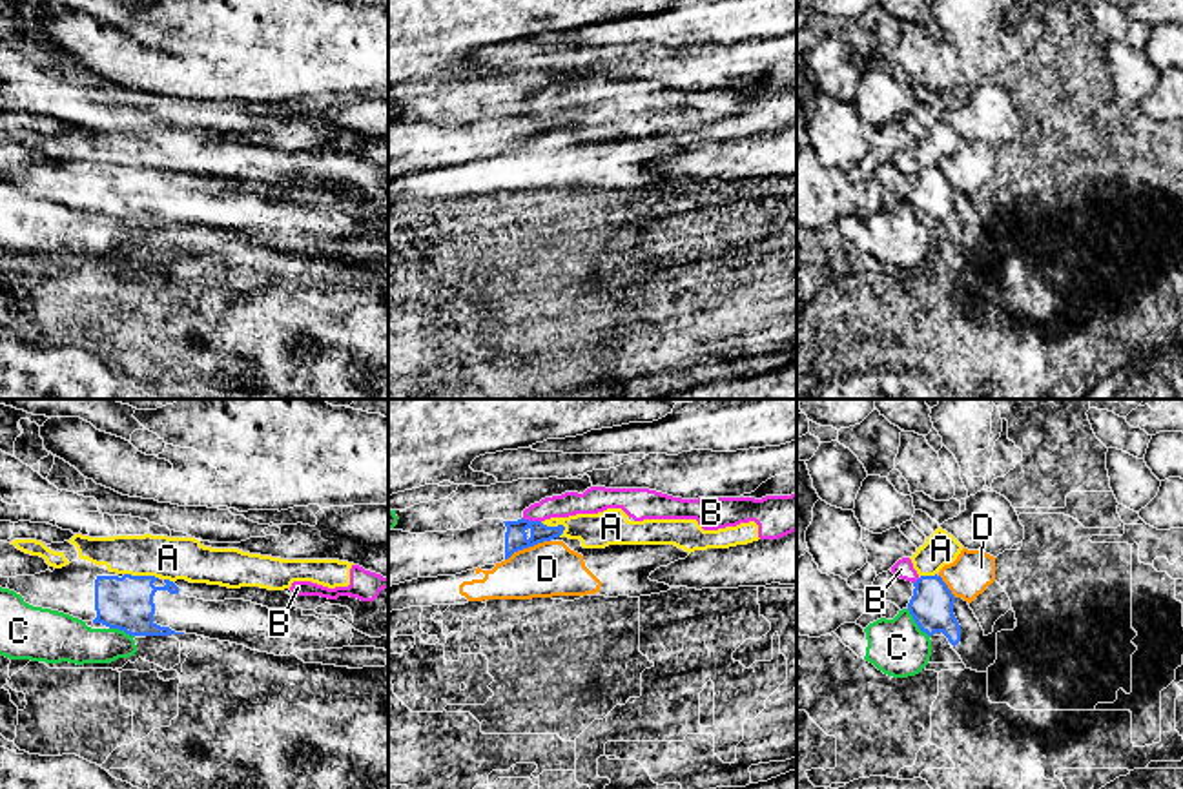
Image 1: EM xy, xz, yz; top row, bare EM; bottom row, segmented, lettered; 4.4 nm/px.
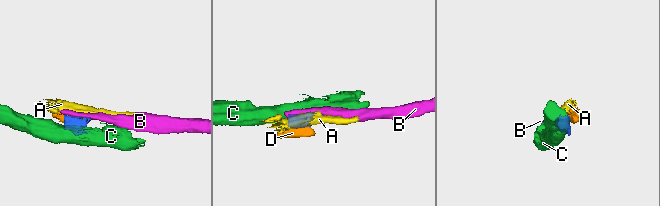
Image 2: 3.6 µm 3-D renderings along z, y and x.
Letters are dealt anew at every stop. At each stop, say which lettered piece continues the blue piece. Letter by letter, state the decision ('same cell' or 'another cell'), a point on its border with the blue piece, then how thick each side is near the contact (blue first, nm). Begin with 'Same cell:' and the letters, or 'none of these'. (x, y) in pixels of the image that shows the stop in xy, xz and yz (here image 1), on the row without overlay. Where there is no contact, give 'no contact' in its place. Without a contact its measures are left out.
Same cell: none of these
A: another cell | xy (141, 168) | 240/190 nm
B: another cell | xz (531, 113) | 100/110 nm
C: another cell | yz (915, 214) | 190/260 nm
D: another cell | xz (527, 139) | 100/240 nm

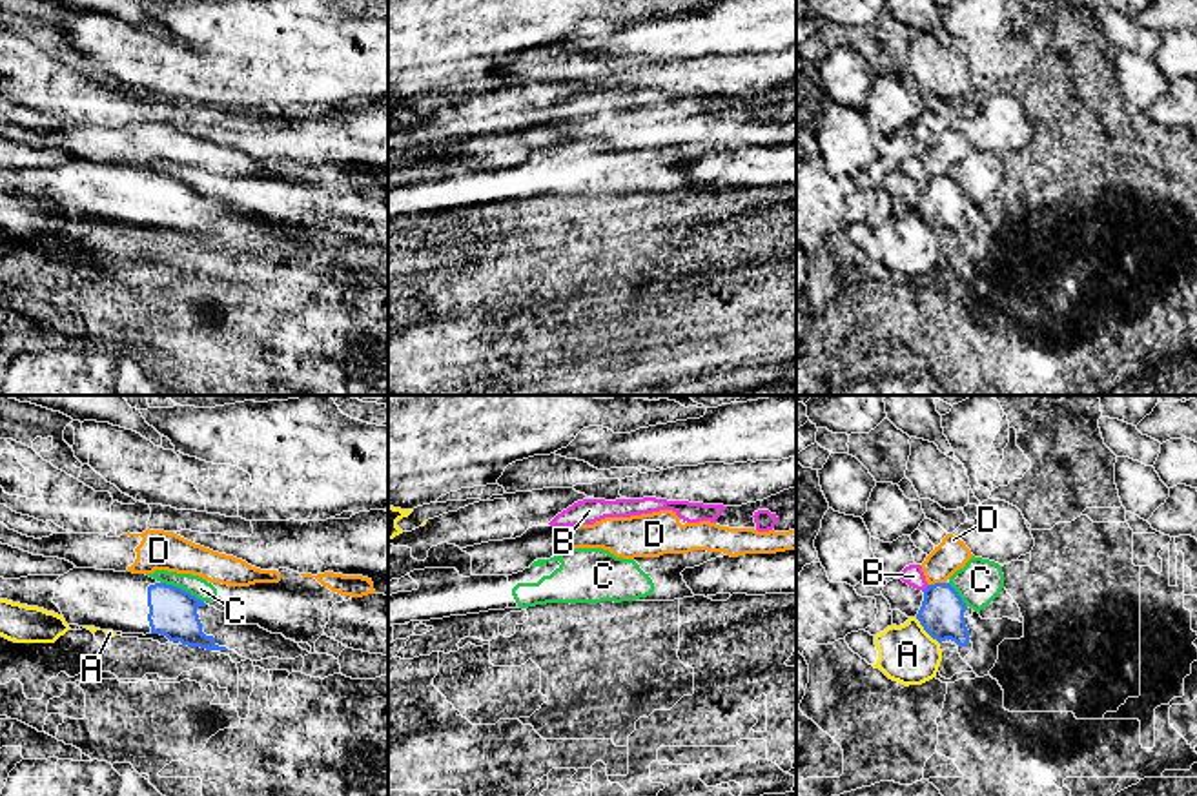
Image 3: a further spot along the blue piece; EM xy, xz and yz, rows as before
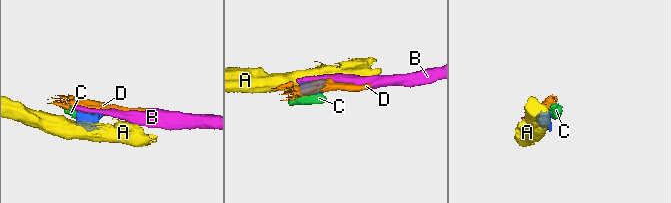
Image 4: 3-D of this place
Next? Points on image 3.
Same cell: none of these
A: another cell | yz (926, 223) | 190/260 nm
B: another cell | yz (926, 181) | 190/90 nm
C: another cell | xy (181, 181) | 200/90 nm
D: another cell | yz (935, 175) | 190/150 nm

